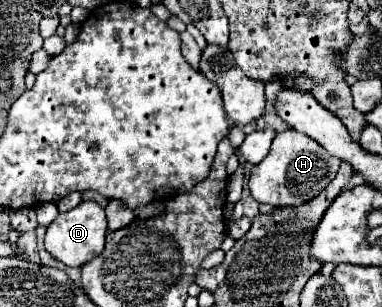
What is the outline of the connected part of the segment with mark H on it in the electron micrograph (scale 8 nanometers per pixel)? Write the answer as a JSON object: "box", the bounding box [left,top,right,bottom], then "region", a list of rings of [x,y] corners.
{"box":[248,129,338,207],"region":[[[288,129],[274,137],[270,153],[258,165],[254,165],[248,185],[252,197],[258,203],[270,203],[274,207],[302,205],[326,189],[326,185],[334,179],[338,167],[338,159],[322,149],[320,143],[300,131]]]}

